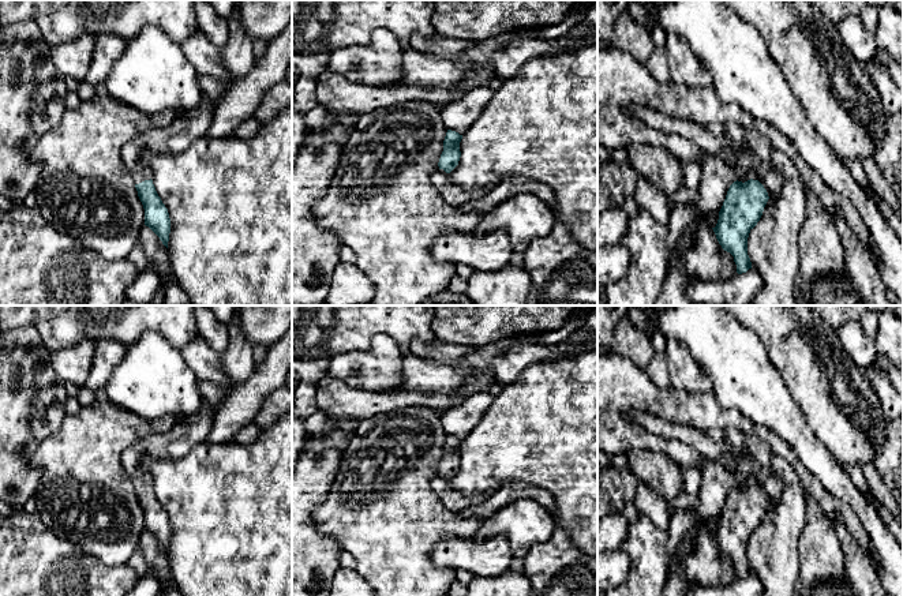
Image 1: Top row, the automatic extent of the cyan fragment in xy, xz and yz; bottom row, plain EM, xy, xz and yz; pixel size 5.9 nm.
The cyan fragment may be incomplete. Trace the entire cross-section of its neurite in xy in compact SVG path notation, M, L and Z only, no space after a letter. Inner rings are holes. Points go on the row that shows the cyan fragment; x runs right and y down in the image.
M205 97L202 104L186 117L177 115L165 128L149 128L128 142L120 151L127 172L135 183L138 196L145 209L145 225L149 226L168 248L171 218L158 196L147 165L147 154L176 154L187 150L198 138L206 135L214 106Z

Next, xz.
M447 130L443 140L443 151L438 162L439 169L443 169L446 173L450 173L458 165L461 157L461 139L462 135L456 131Z

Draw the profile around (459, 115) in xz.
M476 86L462 98L445 104L441 115L446 128L464 135L484 110L494 93L487 86Z

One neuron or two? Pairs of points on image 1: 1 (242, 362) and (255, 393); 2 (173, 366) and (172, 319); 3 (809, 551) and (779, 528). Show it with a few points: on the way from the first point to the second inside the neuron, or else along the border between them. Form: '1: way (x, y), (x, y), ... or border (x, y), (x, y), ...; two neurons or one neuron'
1: border (257, 366), (246, 379), (224, 397); two neurons
2: border (145, 332), (157, 332), (179, 351); two neurons
3: border (808, 513), (800, 538), (798, 576); two neurons

